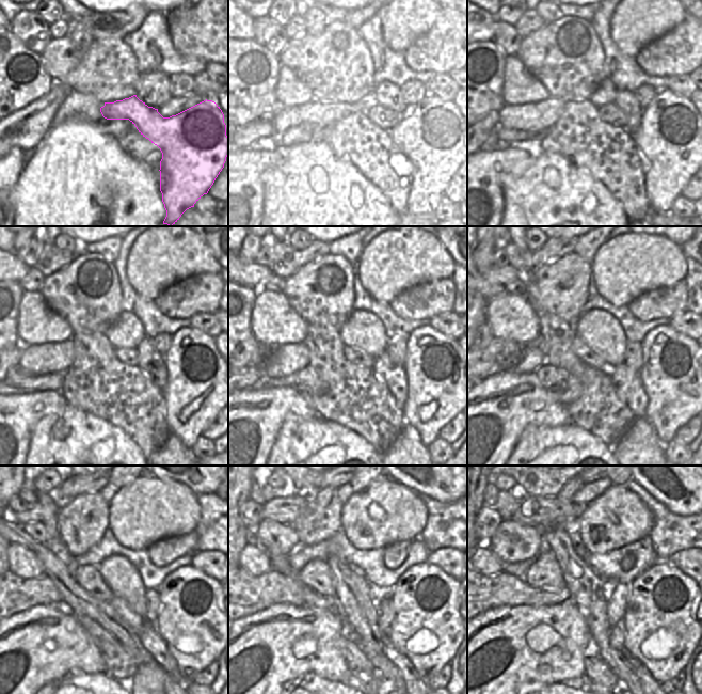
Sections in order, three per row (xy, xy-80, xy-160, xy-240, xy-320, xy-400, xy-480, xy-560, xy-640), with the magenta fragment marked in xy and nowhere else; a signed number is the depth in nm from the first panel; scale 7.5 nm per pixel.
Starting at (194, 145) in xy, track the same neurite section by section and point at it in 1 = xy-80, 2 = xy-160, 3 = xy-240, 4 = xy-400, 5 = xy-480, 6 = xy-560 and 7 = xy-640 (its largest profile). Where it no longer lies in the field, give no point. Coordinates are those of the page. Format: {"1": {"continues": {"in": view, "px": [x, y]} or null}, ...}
{"1": {"continues": {"in": "xy-80", "px": [432, 136]}}, "2": {"continues": {"in": "xy-160", "px": [669, 137]}}, "3": {"continues": {"in": "xy-240", "px": [196, 390]}}, "4": {"continues": {"in": "xy-400", "px": [672, 376]}}, "5": {"continues": {"in": "xy-480", "px": [196, 629]}}, "6": {"continues": {"in": "xy-560", "px": [428, 629]}}, "7": {"continues": {"in": "xy-640", "px": [661, 631]}}}

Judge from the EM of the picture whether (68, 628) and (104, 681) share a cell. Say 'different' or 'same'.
different

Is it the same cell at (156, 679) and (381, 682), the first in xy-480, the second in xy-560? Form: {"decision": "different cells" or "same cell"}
{"decision": "same cell"}

